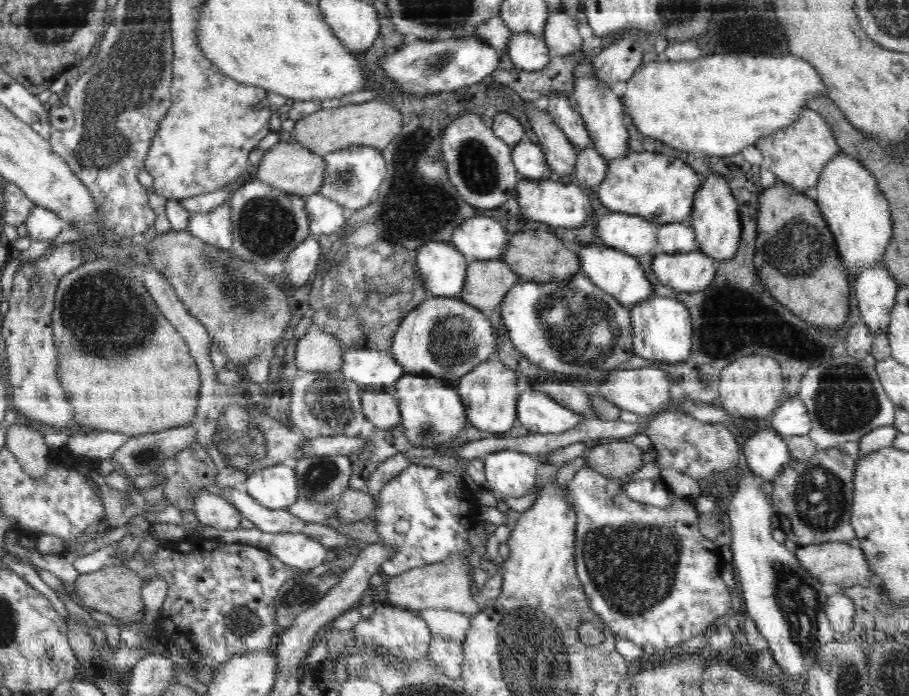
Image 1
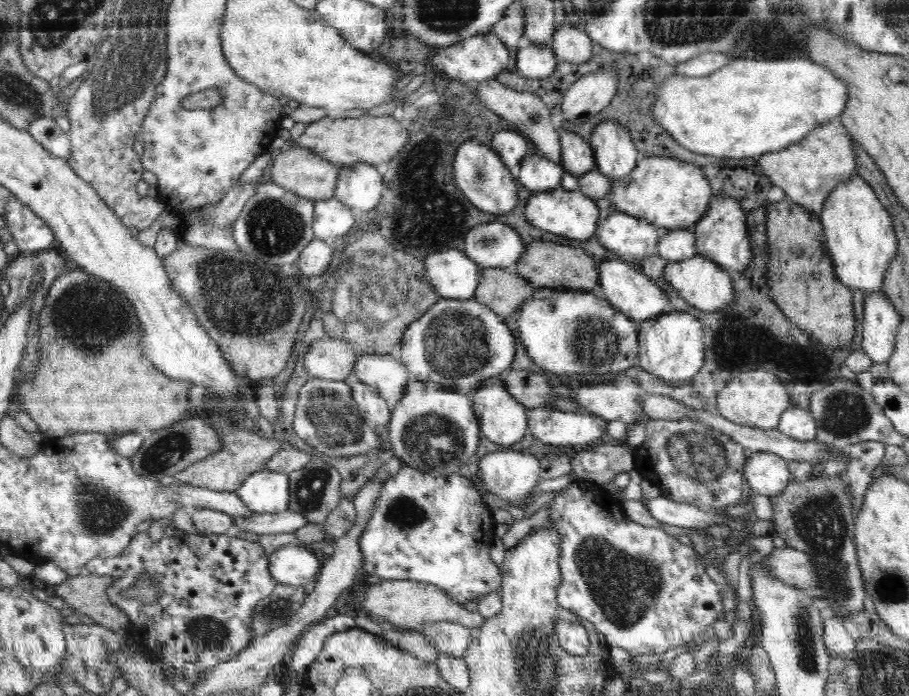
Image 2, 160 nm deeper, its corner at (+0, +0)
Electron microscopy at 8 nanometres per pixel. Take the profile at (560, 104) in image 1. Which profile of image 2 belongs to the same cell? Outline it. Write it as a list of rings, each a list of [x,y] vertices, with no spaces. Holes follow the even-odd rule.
[[[559,130],[562,144],[562,158],[559,164],[565,172],[578,177],[596,167],[594,154],[590,142],[578,136],[574,131]]]

